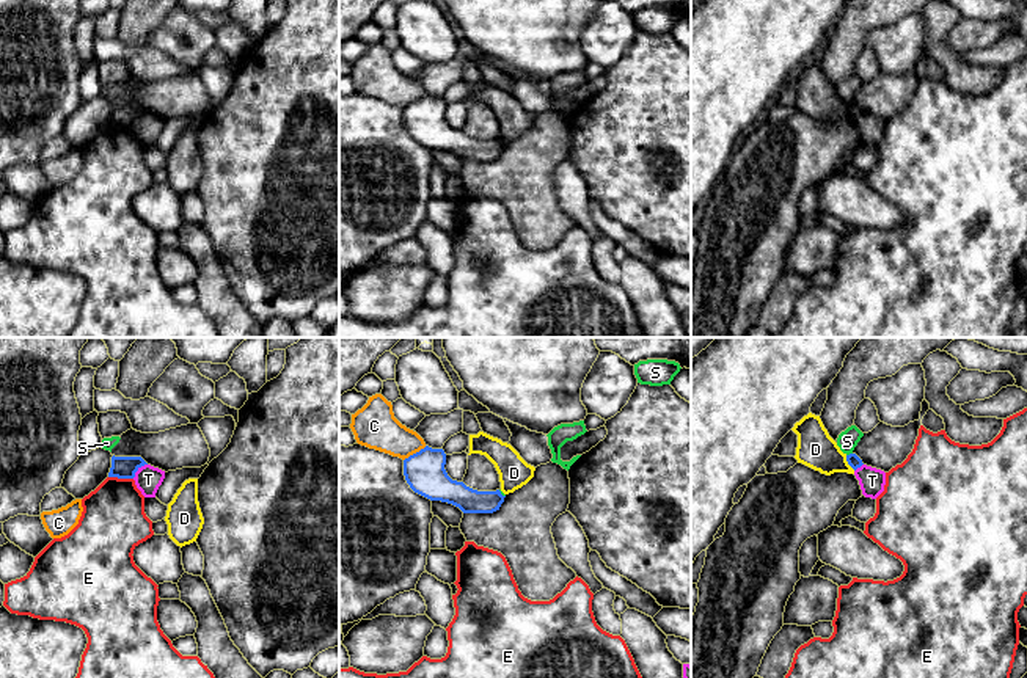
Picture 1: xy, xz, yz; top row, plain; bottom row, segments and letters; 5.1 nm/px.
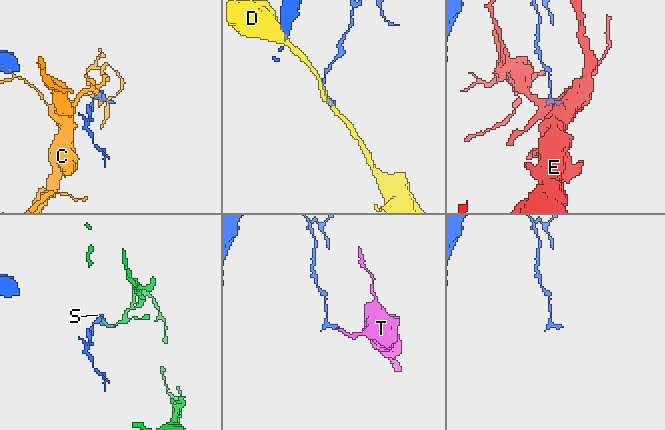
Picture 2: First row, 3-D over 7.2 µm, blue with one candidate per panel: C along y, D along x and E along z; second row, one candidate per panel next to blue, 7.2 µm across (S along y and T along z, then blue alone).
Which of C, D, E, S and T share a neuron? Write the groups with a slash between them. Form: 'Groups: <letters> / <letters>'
Groups: C / D / E / S / T

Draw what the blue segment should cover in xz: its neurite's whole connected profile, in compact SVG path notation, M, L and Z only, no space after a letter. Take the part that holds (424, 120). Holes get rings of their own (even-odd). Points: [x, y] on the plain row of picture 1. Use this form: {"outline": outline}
{"outline": "M426 94L404 108L404 124L415 141L430 149L452 152L463 162L493 162L499 159L506 146L499 138L473 138L463 130L452 129L444 113L444 99Z"}

